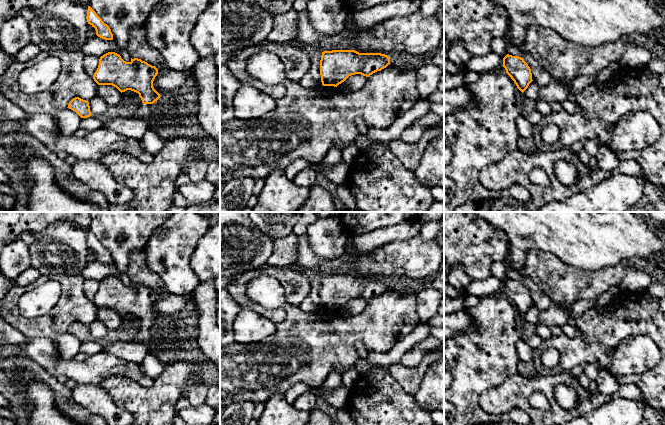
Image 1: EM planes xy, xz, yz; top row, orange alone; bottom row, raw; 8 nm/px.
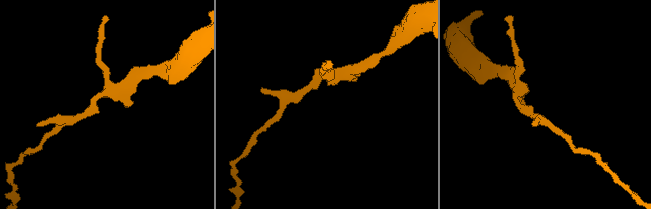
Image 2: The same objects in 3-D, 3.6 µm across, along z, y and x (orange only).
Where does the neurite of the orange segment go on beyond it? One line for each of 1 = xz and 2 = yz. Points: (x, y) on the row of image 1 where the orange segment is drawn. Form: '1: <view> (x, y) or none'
1: none
2: none

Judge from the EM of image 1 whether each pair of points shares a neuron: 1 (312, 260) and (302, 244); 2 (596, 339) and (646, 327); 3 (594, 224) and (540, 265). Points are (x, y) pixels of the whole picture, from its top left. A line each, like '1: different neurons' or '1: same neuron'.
1: same neuron
2: same neuron
3: different neurons

